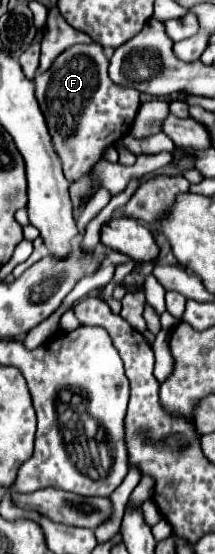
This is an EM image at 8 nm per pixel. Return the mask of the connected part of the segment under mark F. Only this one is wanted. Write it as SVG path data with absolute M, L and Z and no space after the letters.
M75 44L59 54L45 74L35 76L35 96L69 182L91 172L103 152L129 134L141 106L141 92L115 86L107 76L107 66L101 44Z

